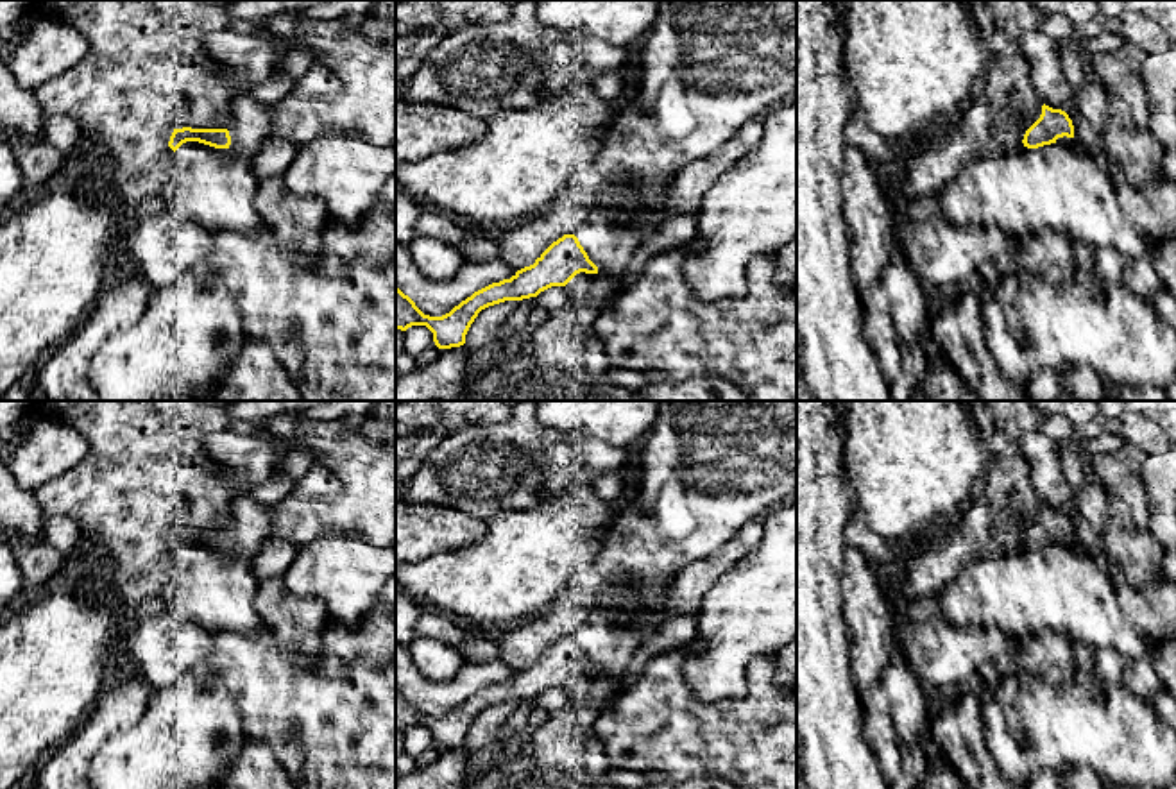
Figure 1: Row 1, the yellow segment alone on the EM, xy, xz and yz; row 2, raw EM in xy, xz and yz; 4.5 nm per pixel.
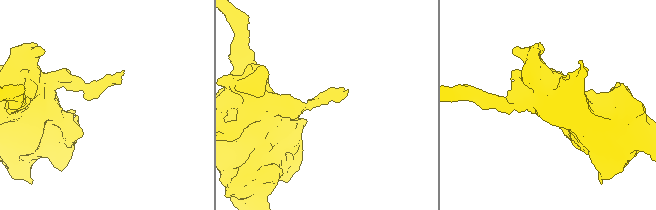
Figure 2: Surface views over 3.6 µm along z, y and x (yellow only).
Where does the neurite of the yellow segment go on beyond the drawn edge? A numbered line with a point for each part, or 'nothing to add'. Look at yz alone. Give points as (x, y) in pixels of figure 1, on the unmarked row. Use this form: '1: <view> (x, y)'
nothing to add

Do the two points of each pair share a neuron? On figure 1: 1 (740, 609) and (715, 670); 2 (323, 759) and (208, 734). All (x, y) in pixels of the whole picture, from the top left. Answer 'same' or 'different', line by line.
1: same
2: different

